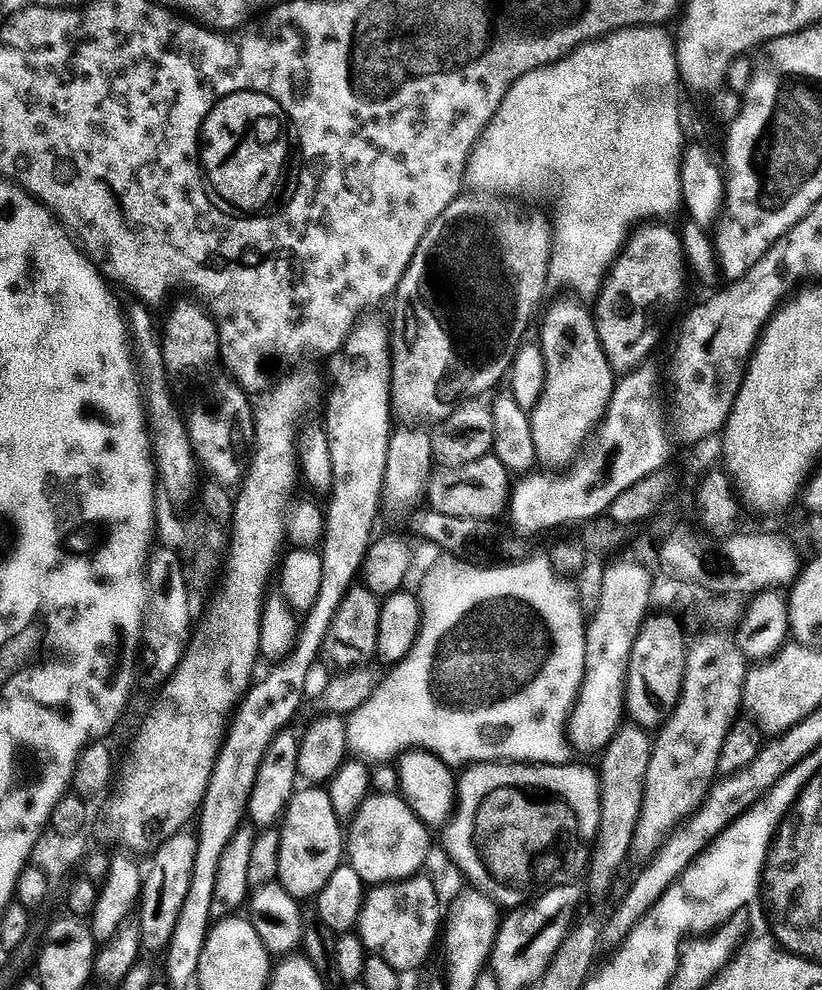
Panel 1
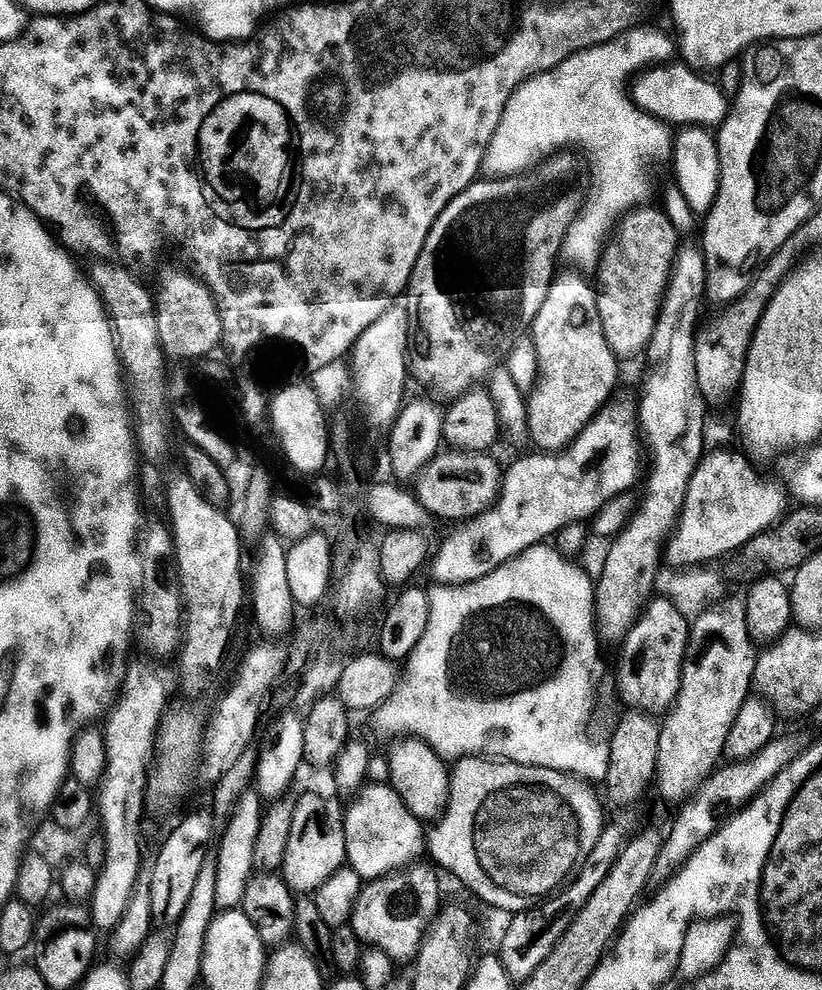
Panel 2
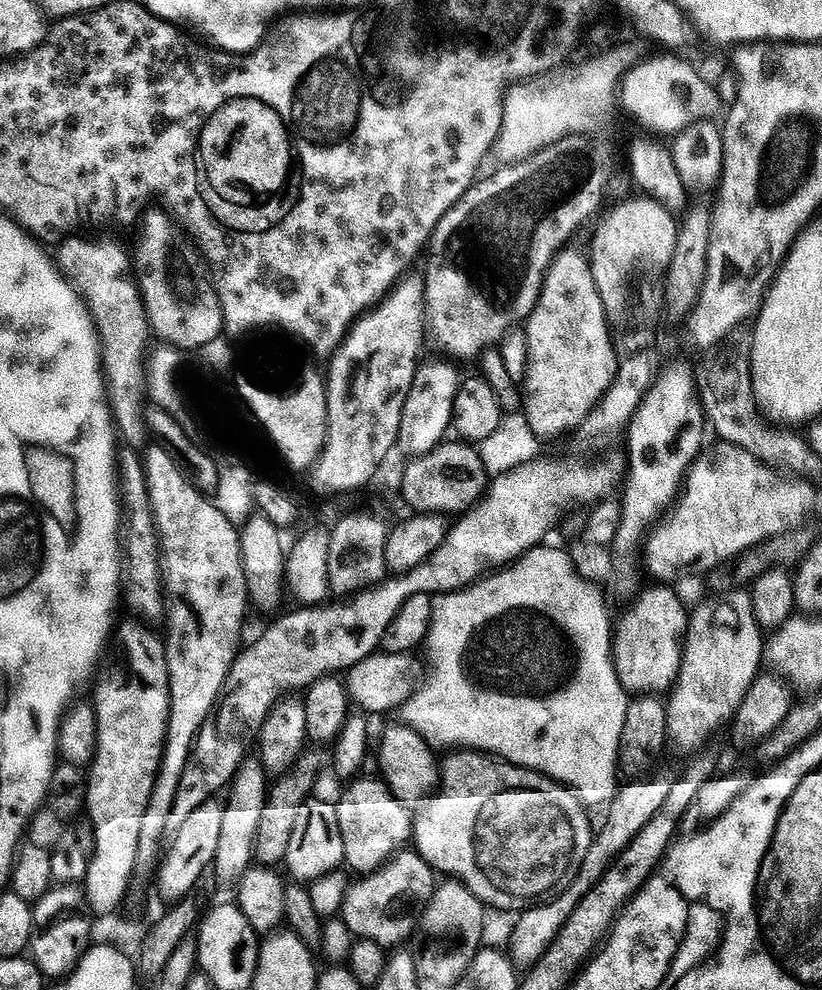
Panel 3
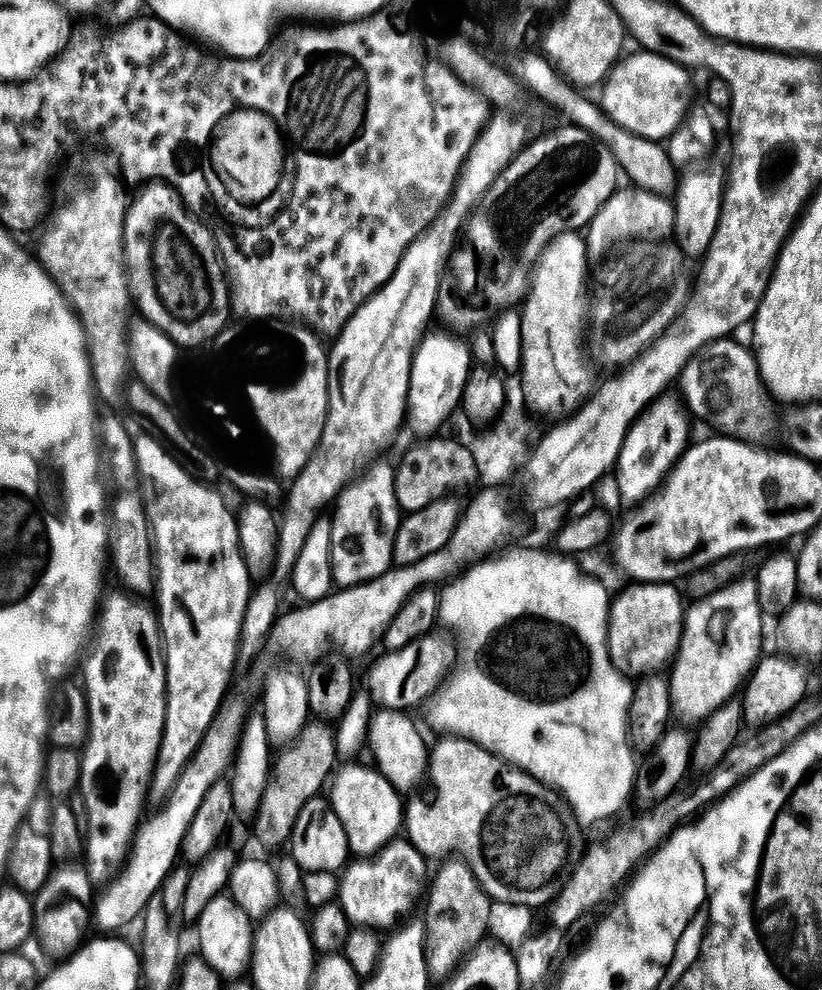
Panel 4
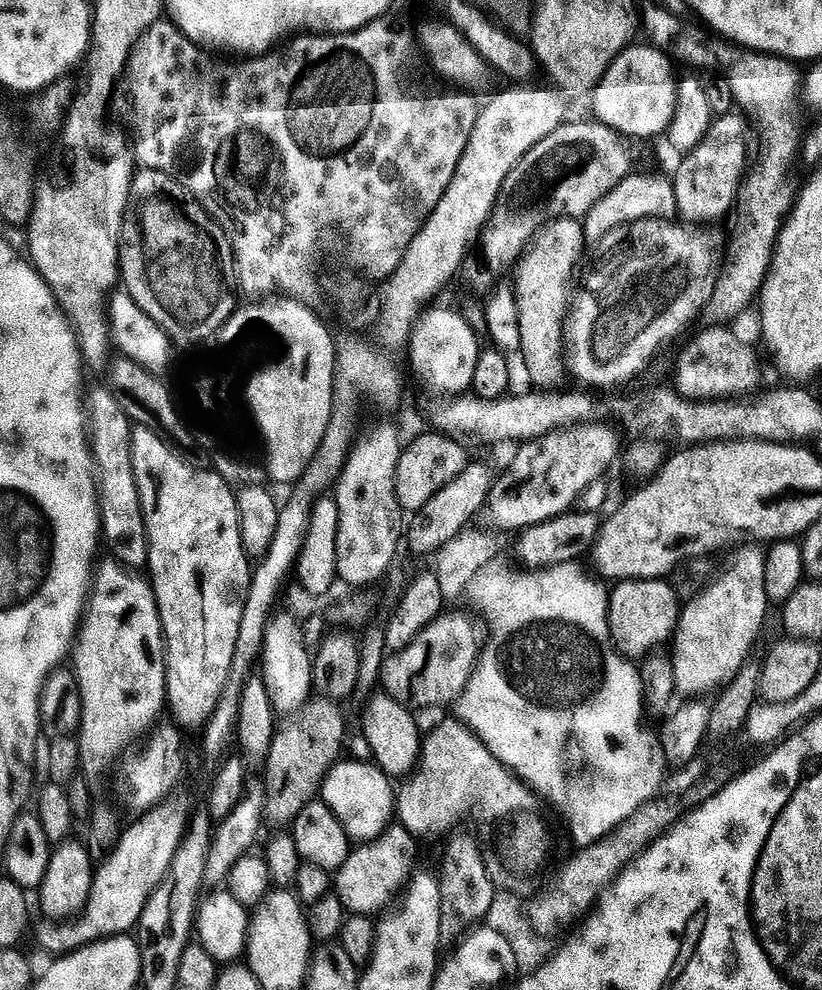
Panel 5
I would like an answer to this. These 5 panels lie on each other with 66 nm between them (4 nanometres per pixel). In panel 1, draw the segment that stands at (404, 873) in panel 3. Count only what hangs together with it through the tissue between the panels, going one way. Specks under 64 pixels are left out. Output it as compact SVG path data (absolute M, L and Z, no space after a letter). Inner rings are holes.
M428 874L412 876L409 880L397 880L395 884L382 884L373 887L365 895L364 909L360 915L358 935L365 949L371 955L382 958L394 966L401 974L416 972L432 956L432 947L437 947L442 936L442 908L440 912L440 896L436 893L436 884Z

